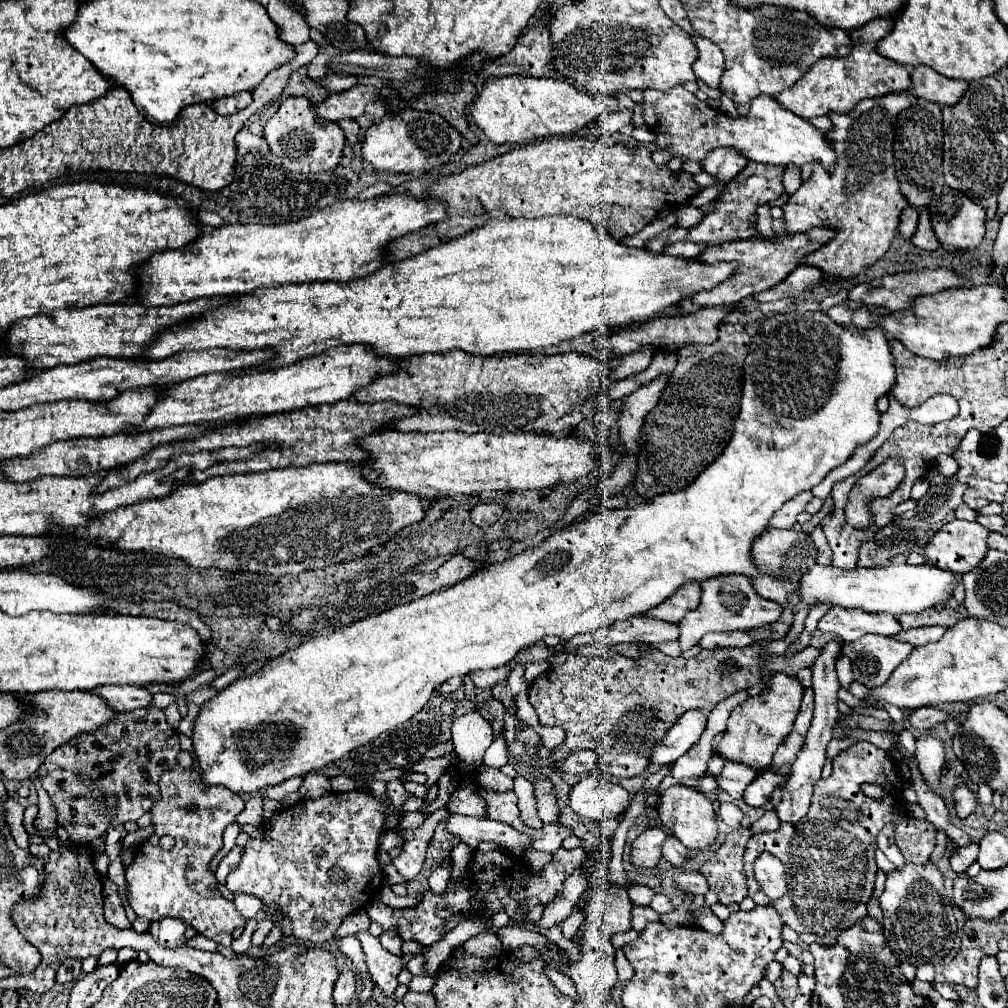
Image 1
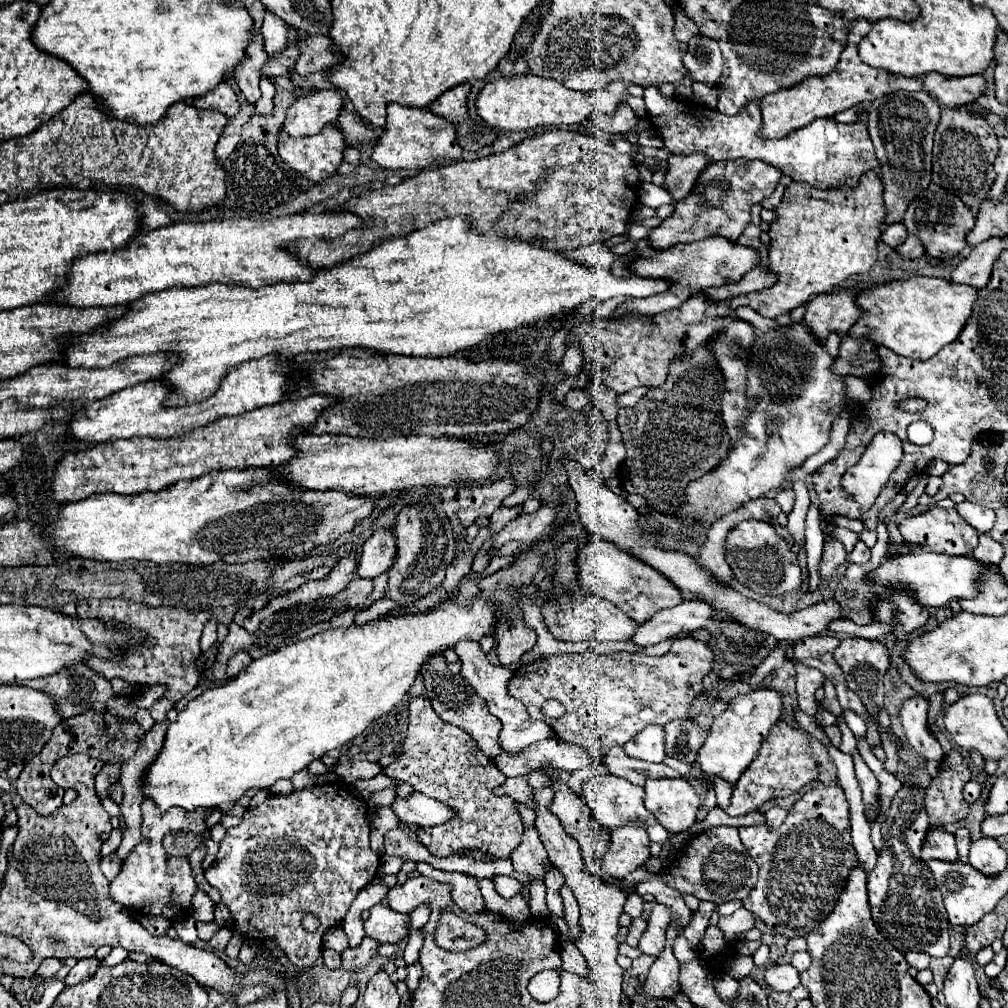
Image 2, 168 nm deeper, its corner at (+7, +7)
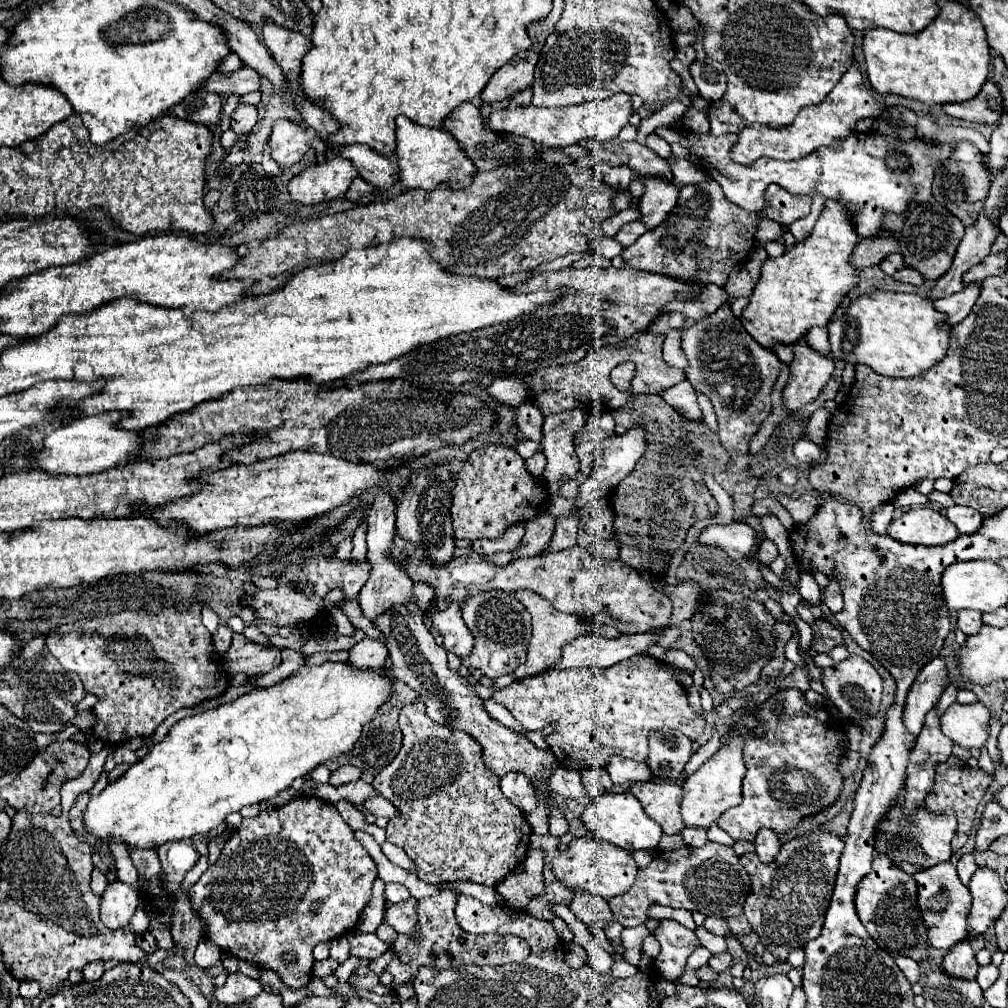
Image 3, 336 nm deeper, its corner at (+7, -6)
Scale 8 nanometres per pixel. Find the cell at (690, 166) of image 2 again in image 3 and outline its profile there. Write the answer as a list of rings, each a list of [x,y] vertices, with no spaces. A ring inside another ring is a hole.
[[[646,179],[644,187],[646,187],[644,195],[640,197],[638,203],[638,211],[640,211],[638,221],[642,221],[646,229],[656,229],[670,213],[670,209],[676,205],[678,187],[656,179]]]

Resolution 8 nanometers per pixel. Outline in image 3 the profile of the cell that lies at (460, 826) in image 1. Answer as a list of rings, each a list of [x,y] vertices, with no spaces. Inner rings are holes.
[[[380,795],[366,799],[366,801],[362,803],[362,807],[364,807],[368,813],[372,813],[374,817],[386,817],[386,819],[396,817],[396,809],[392,809],[392,803],[386,801],[386,799],[380,797]]]

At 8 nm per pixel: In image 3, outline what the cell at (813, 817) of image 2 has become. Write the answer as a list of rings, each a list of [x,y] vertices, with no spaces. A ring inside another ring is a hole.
[[[824,827],[806,839],[794,839],[782,845],[772,865],[760,865],[756,853],[740,857],[740,863],[750,875],[750,893],[744,901],[744,915],[758,933],[762,945],[776,959],[786,961],[792,949],[804,947],[806,941],[820,935],[832,899],[842,849],[844,841]]]

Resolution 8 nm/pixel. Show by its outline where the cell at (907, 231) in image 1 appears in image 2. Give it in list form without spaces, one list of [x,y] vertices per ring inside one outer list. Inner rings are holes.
[[[896,222],[896,224],[888,224],[884,228],[882,242],[886,242],[888,246],[894,246],[896,248],[898,244],[902,244],[906,240],[906,236],[908,236],[908,230],[904,228],[904,224],[902,222]]]

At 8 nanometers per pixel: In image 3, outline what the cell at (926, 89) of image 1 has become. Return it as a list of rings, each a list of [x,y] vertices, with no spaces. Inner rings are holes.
[[[988,81],[972,101],[960,105],[944,105],[942,109],[956,119],[982,125],[996,125],[1004,113],[1004,101],[998,87]]]

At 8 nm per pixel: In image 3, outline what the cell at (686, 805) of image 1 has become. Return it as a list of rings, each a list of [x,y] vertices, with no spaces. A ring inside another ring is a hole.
[[[634,783],[628,789],[644,807],[650,819],[662,825],[666,835],[676,835],[684,829],[680,817],[682,787],[674,783]]]

